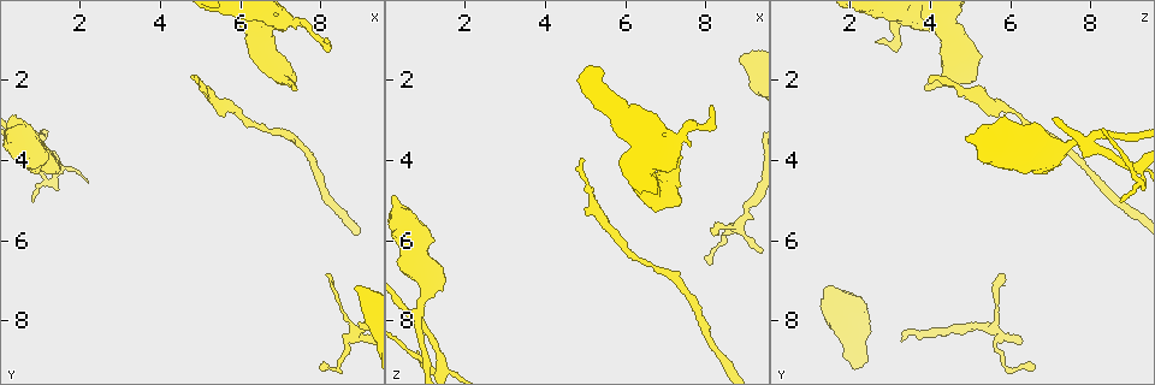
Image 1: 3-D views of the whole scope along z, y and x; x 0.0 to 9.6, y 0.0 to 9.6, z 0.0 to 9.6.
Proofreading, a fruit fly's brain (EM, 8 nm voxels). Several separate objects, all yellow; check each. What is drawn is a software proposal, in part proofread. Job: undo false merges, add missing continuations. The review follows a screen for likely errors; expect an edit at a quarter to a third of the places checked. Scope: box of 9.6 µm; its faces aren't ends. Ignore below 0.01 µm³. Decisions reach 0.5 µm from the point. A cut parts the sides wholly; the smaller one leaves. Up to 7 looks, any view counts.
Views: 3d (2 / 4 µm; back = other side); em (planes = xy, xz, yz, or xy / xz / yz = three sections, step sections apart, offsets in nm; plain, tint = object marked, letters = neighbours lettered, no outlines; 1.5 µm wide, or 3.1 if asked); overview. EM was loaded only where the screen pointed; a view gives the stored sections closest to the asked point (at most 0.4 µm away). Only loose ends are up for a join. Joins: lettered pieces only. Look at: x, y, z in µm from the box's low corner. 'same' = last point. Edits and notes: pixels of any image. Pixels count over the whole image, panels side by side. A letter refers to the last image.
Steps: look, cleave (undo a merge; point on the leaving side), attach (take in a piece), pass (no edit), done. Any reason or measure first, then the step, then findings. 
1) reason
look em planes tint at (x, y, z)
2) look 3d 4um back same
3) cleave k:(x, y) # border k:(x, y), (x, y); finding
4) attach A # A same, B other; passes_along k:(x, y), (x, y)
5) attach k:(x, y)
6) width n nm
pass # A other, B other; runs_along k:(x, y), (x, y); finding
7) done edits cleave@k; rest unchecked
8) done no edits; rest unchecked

tapers out
look em planes letters at (4.90, 2.05, 4.00)

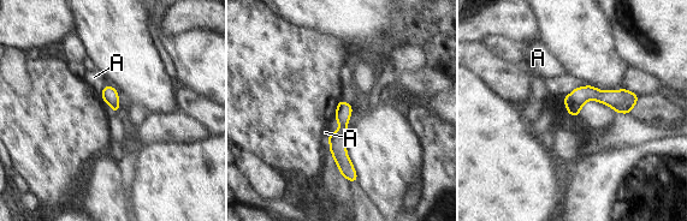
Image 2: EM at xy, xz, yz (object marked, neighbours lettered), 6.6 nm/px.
pass # A other; border 2:(105, 84), (100, 95); none of them fits

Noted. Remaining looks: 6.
free end
look 3d 2um at (7.35, 2.30, 3.90)

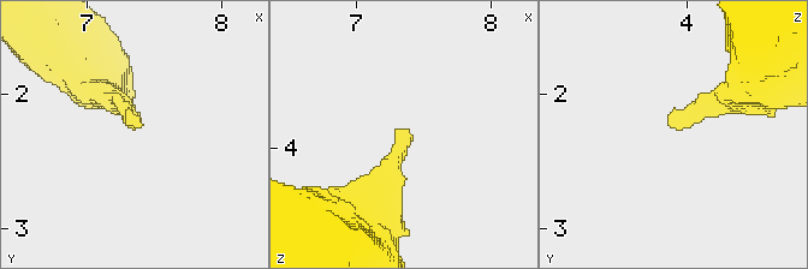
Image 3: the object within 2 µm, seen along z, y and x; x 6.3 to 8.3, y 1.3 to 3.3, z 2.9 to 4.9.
now the EM
look em planes letters at (7.38, 2.22, 3.86)

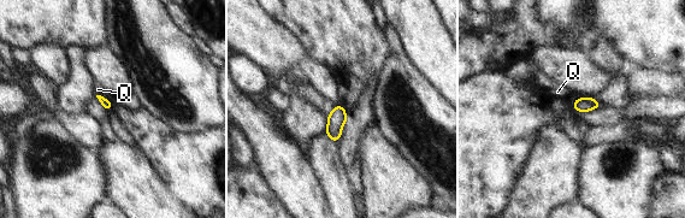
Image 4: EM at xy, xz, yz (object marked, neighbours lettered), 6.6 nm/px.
pass # Q other; border 4:(96, 94), (112, 102); none of them fits

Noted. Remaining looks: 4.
four-way junction
look 3d 4um at (0.85, 3.50, 7.90)

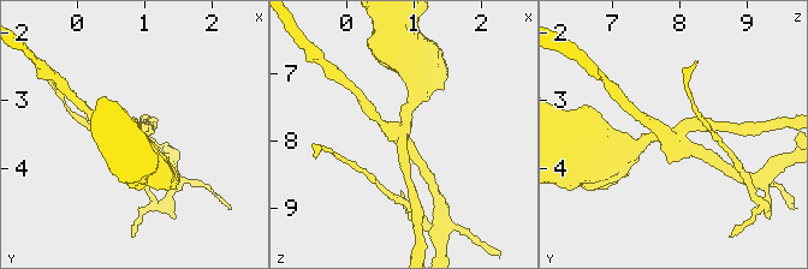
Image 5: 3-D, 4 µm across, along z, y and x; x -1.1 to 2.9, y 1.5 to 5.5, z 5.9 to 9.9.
shape alone is not enough
look em yz step 8 tint at (0.85, 3.55, 7.85)

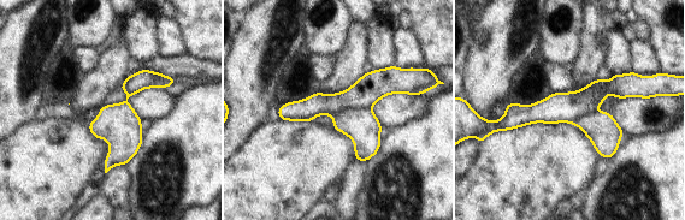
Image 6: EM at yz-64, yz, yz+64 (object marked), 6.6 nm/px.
another direction
look em planes letters same

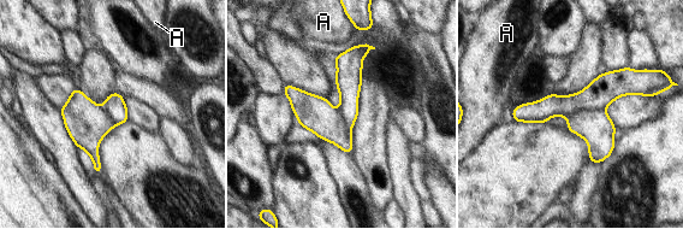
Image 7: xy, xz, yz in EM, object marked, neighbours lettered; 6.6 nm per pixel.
cleave 7:(595, 127) # A other; part_leaving 7:(286, 88), (349, 148); two neurons meet here

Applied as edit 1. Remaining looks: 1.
done edits cleave@7; rest unchecked

